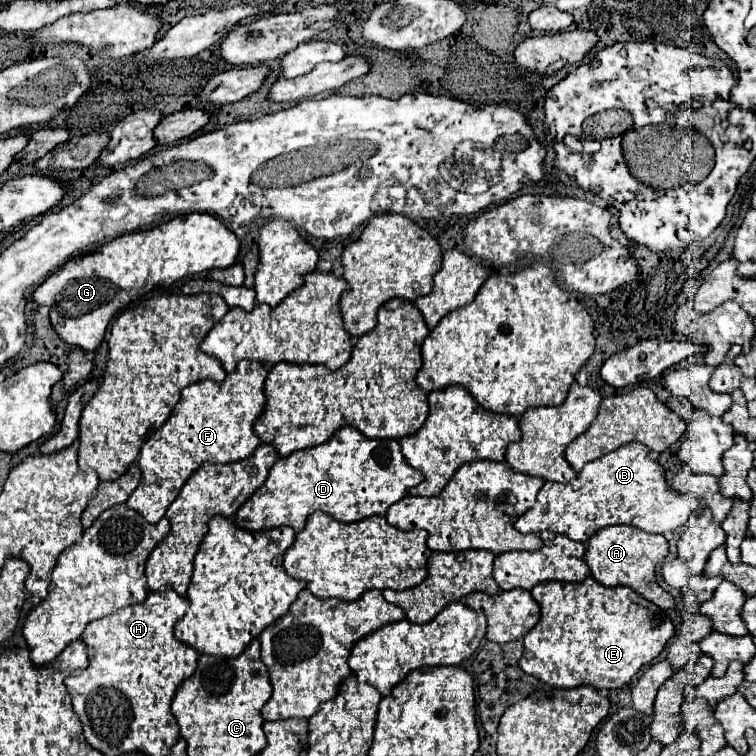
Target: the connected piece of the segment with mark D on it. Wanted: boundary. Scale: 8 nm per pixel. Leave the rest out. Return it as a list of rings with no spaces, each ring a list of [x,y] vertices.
[[[340,427],[322,445],[296,451],[288,457],[280,457],[276,465],[270,469],[270,475],[264,481],[264,485],[254,493],[254,497],[250,497],[238,509],[238,513],[234,515],[234,521],[238,527],[246,531],[266,531],[280,525],[290,525],[298,533],[304,529],[306,519],[314,511],[324,511],[342,523],[352,523],[372,515],[386,515],[392,503],[406,497],[408,491],[420,485],[422,481],[424,481],[424,475],[406,463],[400,451],[398,439],[368,439],[362,433],[358,433],[358,429],[354,427]]]

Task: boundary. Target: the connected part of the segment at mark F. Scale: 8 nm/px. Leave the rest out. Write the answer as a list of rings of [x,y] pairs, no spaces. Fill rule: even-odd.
[[[240,361],[236,365],[236,369],[232,373],[228,373],[222,383],[214,383],[214,381],[204,379],[204,381],[192,383],[186,389],[182,389],[180,401],[172,409],[168,421],[160,429],[156,429],[144,441],[144,445],[140,449],[138,465],[142,469],[142,479],[140,479],[140,485],[128,497],[126,505],[136,509],[138,513],[142,513],[142,517],[150,523],[160,521],[164,517],[168,505],[178,497],[186,479],[202,463],[206,463],[206,461],[210,461],[210,463],[234,463],[234,461],[242,461],[248,455],[252,455],[254,449],[260,443],[258,435],[254,433],[254,423],[258,421],[258,417],[264,413],[264,407],[266,407],[266,397],[264,397],[266,375],[268,375],[268,371],[264,369],[264,363],[260,363],[260,361]]]

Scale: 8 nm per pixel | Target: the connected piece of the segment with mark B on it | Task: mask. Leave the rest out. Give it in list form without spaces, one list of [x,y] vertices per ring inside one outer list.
[[[632,441],[588,463],[570,483],[546,481],[538,491],[534,507],[528,509],[514,527],[520,533],[540,533],[548,529],[580,543],[614,523],[634,525],[648,533],[666,533],[684,527],[690,513],[698,507],[698,501],[668,487],[662,465],[652,461],[648,453],[646,445]]]

